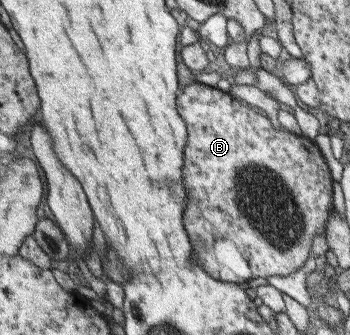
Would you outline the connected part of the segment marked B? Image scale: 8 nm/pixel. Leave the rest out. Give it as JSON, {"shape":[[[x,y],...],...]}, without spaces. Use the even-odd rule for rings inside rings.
{"shape":[[[198,82],[179,94],[179,112],[187,120],[187,204],[182,222],[195,244],[195,261],[203,260],[203,271],[230,284],[258,276],[287,276],[301,268],[313,236],[325,231],[333,210],[331,178],[317,146],[303,134],[273,128],[257,110],[237,106],[229,93]]]}

